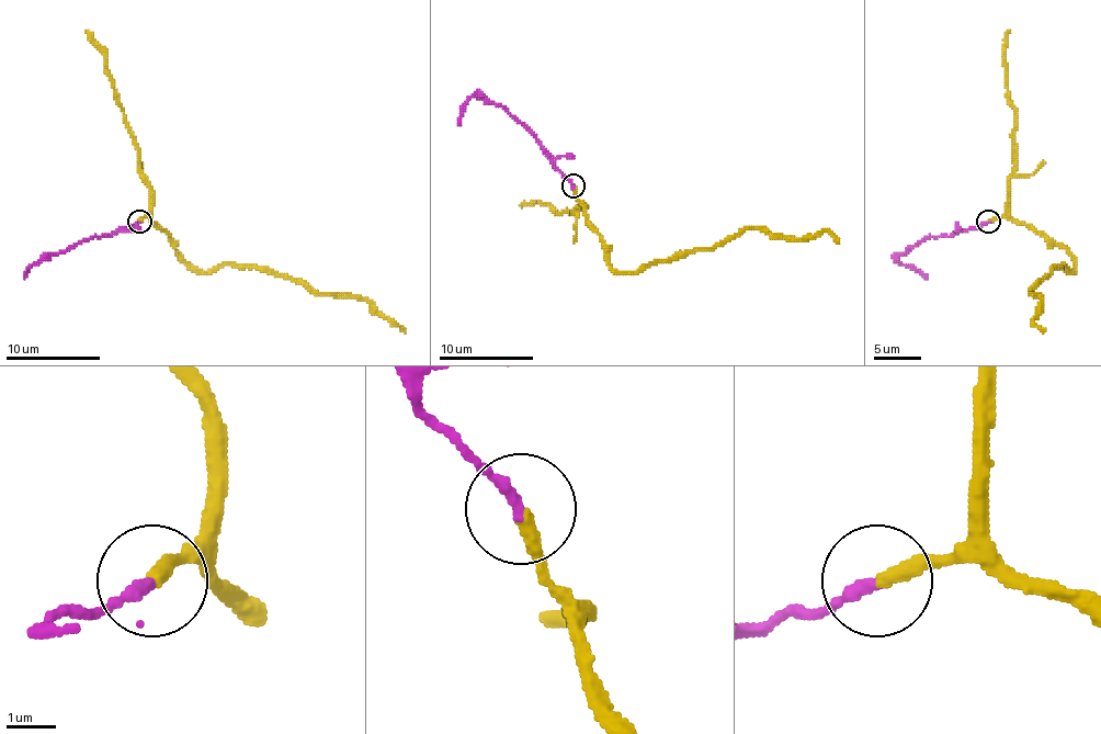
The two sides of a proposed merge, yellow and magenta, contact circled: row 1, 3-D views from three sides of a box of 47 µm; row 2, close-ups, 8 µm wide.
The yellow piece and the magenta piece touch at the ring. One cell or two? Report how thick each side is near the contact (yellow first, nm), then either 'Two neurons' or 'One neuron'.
Thickness 280 nm (yellow) against 240 nm. One neuron

